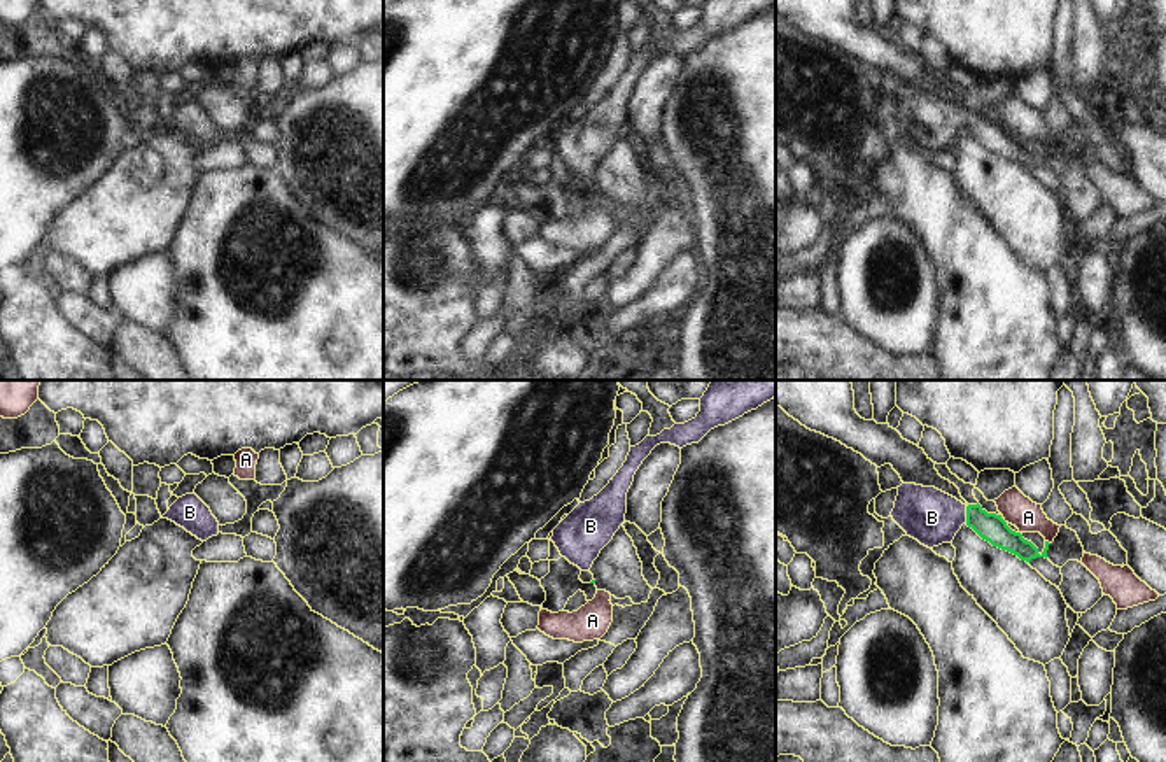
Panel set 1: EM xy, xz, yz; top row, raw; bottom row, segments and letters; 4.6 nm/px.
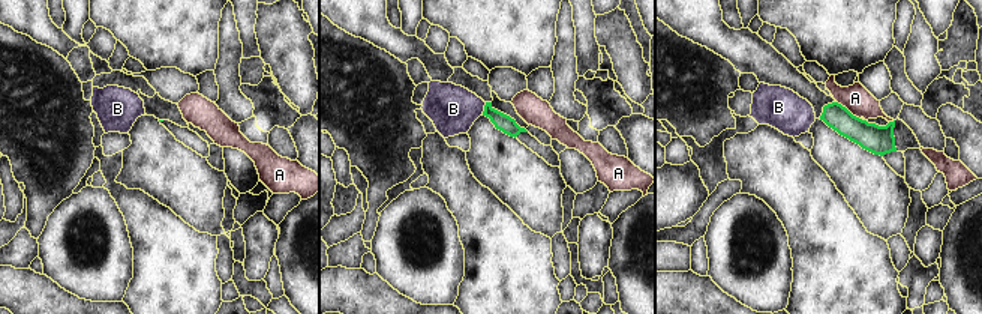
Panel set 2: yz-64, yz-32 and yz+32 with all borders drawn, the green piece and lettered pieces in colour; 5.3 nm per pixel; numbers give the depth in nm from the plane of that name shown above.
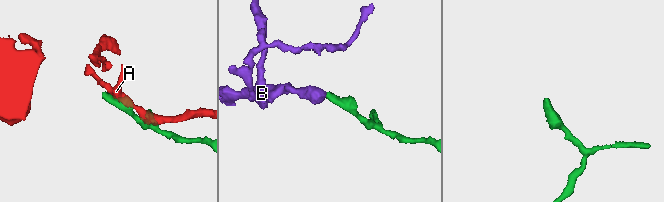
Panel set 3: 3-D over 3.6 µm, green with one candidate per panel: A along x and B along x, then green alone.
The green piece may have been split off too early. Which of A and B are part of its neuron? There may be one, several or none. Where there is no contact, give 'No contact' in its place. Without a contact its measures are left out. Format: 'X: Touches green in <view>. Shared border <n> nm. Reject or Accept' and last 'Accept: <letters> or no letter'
A: Touches green in yz. Shared border 30 nm. Reject
B: Touches green in yz. Shared border 80 nm. Accept
Accept: B.

